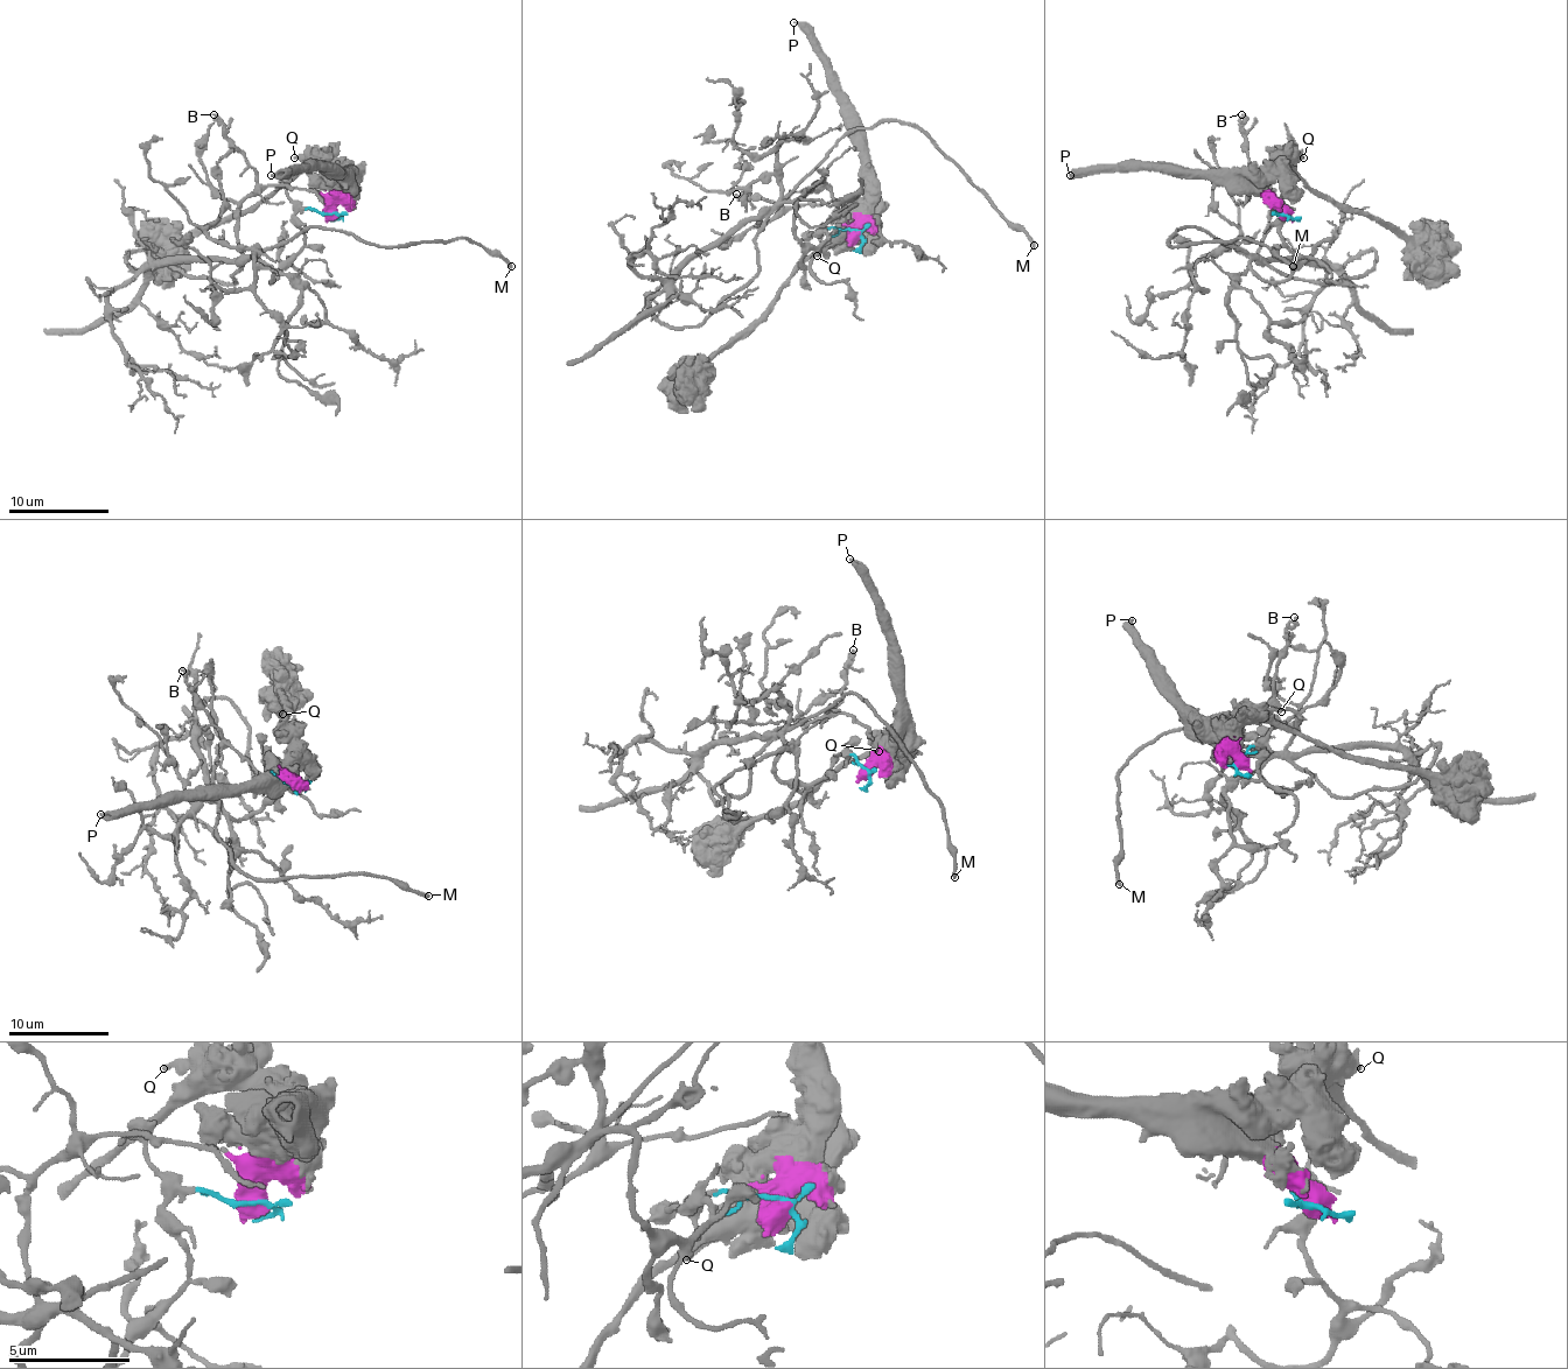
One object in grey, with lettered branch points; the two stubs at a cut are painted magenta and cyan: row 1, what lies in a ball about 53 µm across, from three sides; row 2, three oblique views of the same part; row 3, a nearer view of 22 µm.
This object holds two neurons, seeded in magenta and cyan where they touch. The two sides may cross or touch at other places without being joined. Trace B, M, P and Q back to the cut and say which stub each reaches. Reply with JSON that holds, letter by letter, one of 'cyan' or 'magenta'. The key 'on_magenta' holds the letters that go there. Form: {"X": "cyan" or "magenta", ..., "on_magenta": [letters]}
{"B": "cyan", "M": "cyan", "P": "magenta", "Q": "magenta", "on_magenta": ["P", "Q"]}

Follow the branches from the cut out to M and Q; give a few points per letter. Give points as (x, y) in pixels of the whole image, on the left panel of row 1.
M: (334, 213), (295, 213), (303, 241), (271, 281), (258, 257), (310, 226), (391, 246), (471, 239), (512, 266)
Q: (334, 213), (336, 174), (326, 166), (310, 166), (299, 156), (293, 159)

